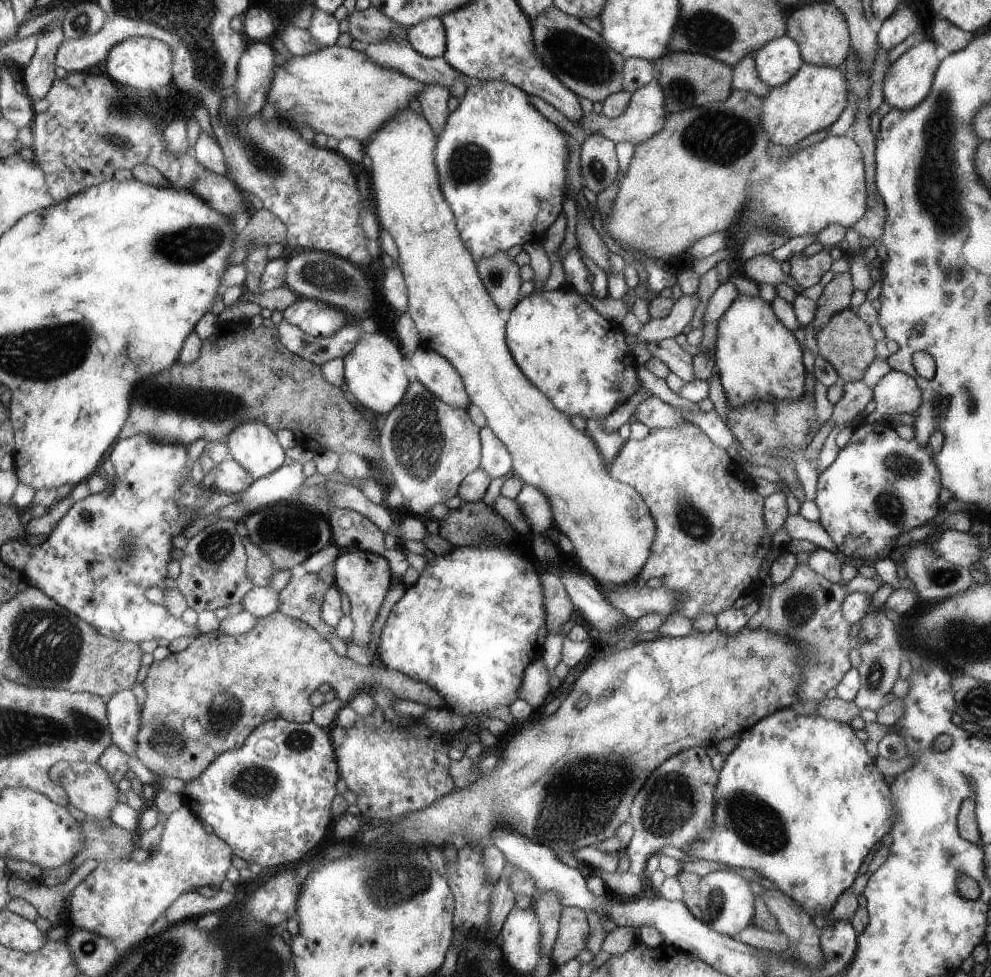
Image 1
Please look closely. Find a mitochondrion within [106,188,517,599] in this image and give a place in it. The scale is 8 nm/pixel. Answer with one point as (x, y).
(417, 438)

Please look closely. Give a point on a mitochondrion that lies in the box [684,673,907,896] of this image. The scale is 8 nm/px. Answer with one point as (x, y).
(755, 823)

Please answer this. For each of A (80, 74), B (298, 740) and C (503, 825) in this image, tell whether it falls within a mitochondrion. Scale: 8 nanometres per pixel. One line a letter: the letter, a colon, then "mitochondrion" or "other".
A: other
B: mitochondrion
C: other

